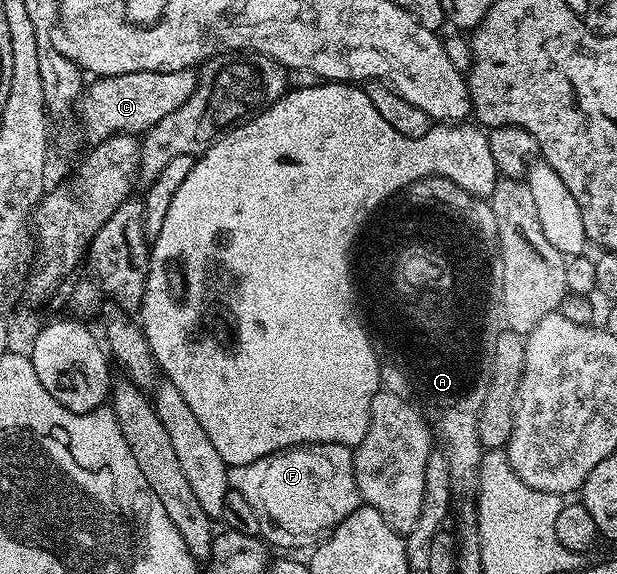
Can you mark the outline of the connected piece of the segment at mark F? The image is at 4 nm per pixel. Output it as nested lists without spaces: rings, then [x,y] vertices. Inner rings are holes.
[[[346,444],[282,448],[280,452],[257,458],[257,462],[230,465],[227,486],[249,501],[250,508],[257,513],[259,536],[272,549],[314,549],[361,506],[355,477],[355,453]]]

